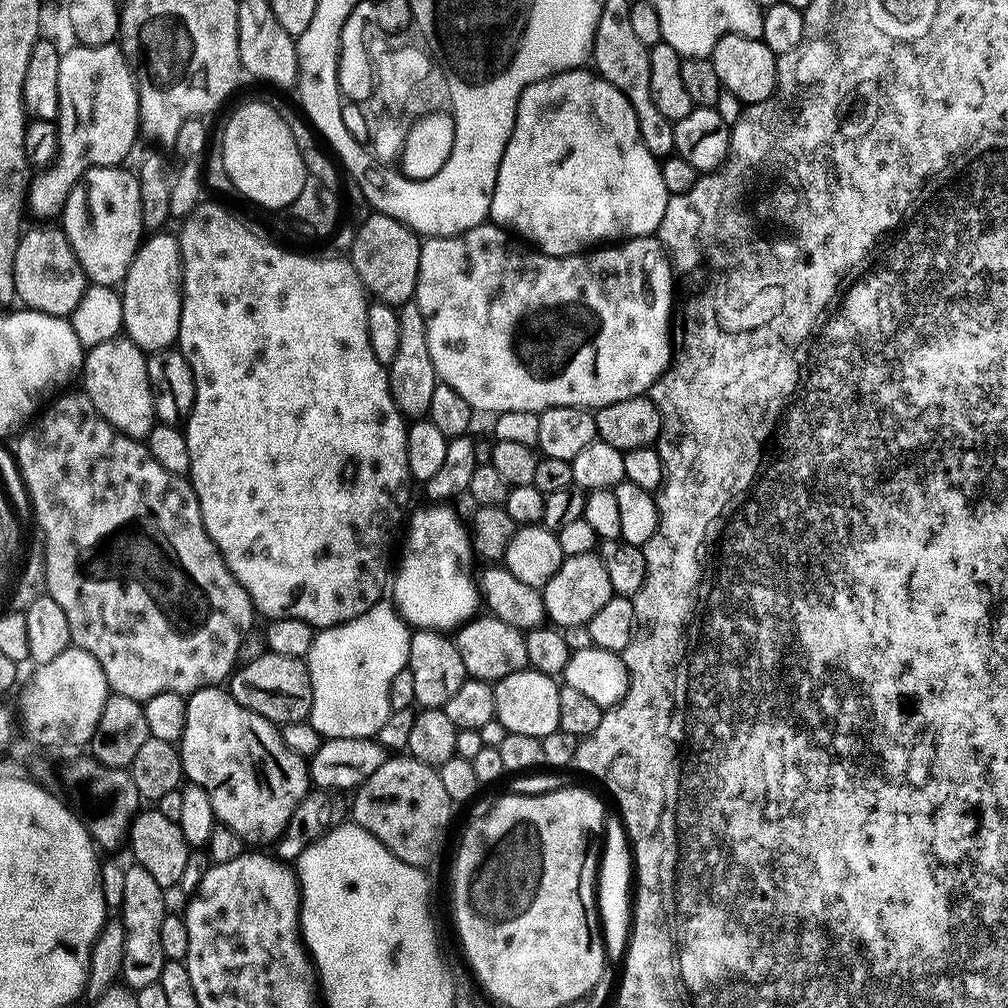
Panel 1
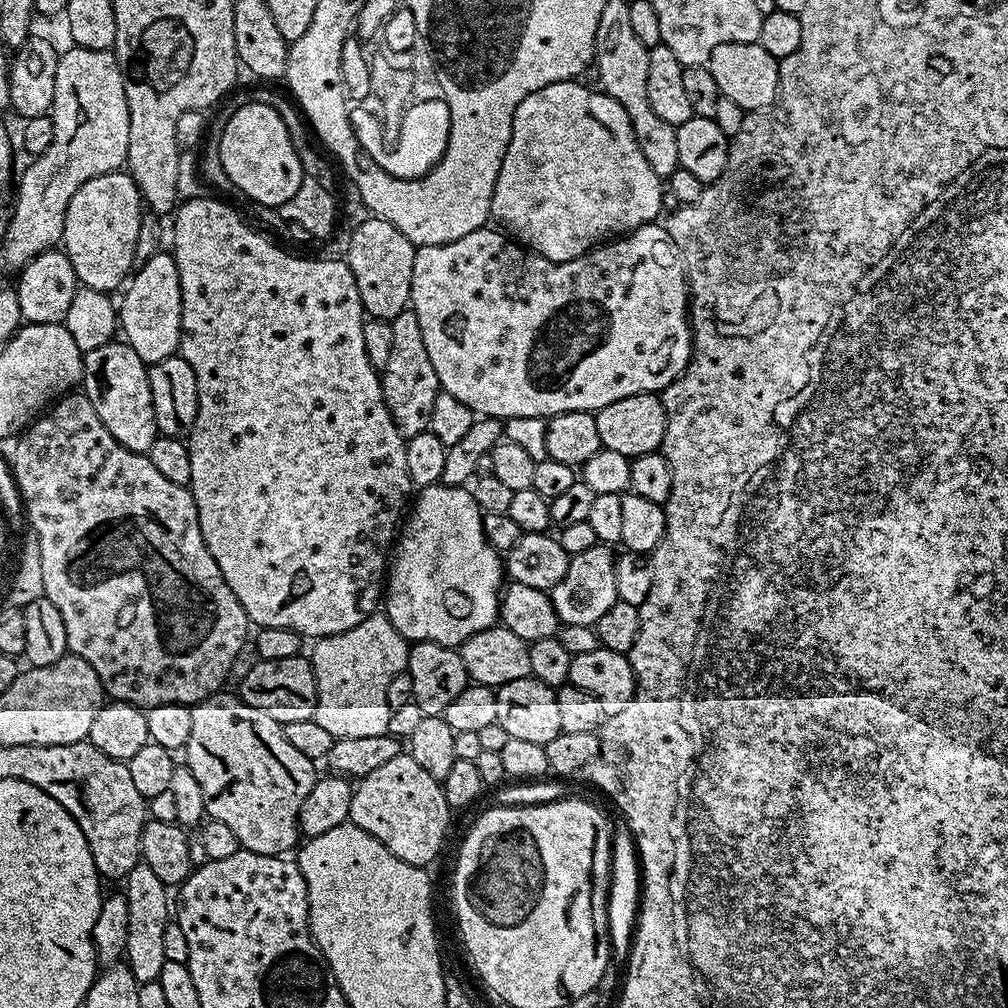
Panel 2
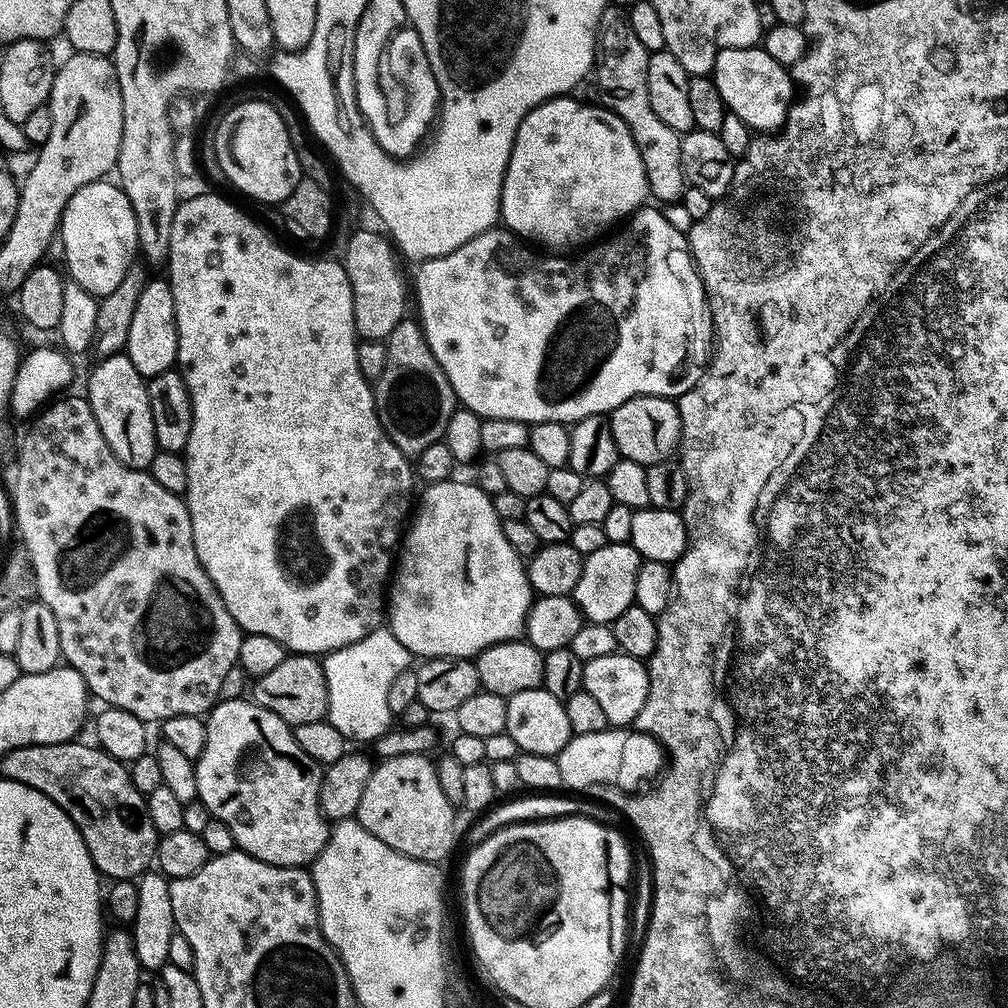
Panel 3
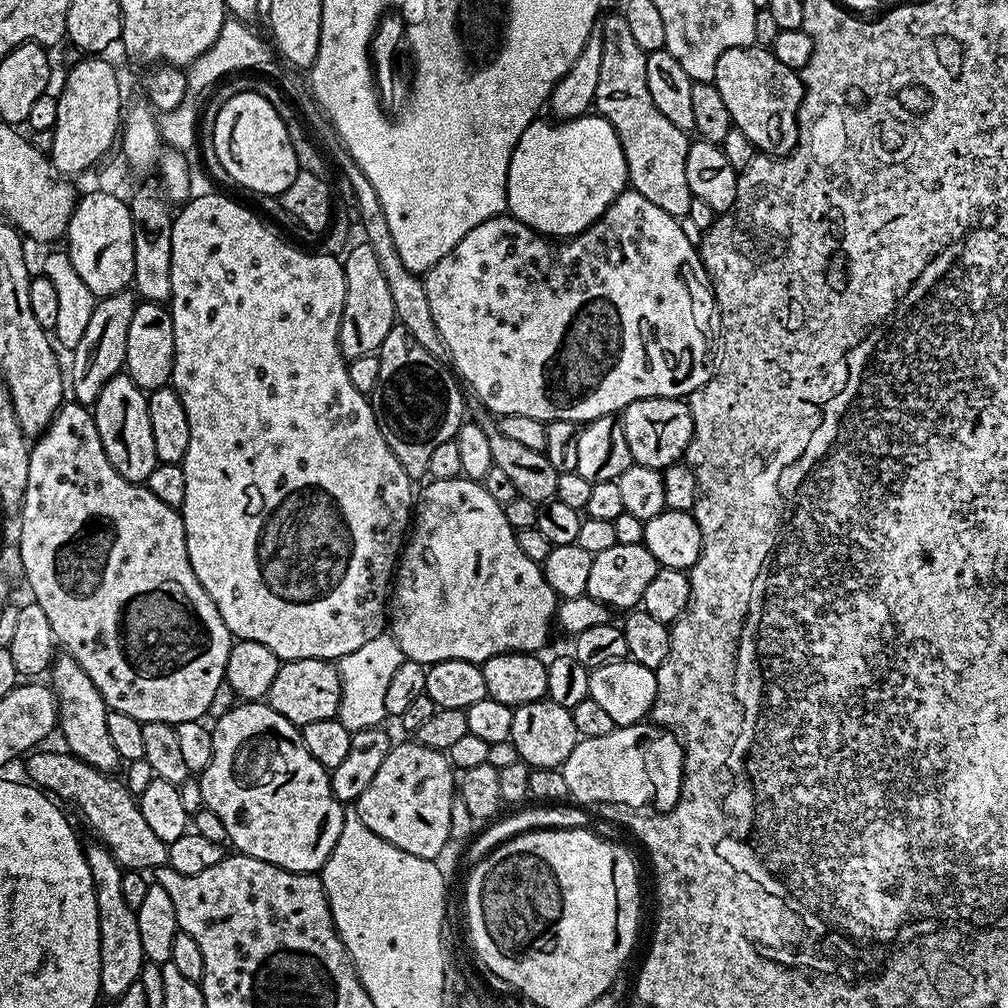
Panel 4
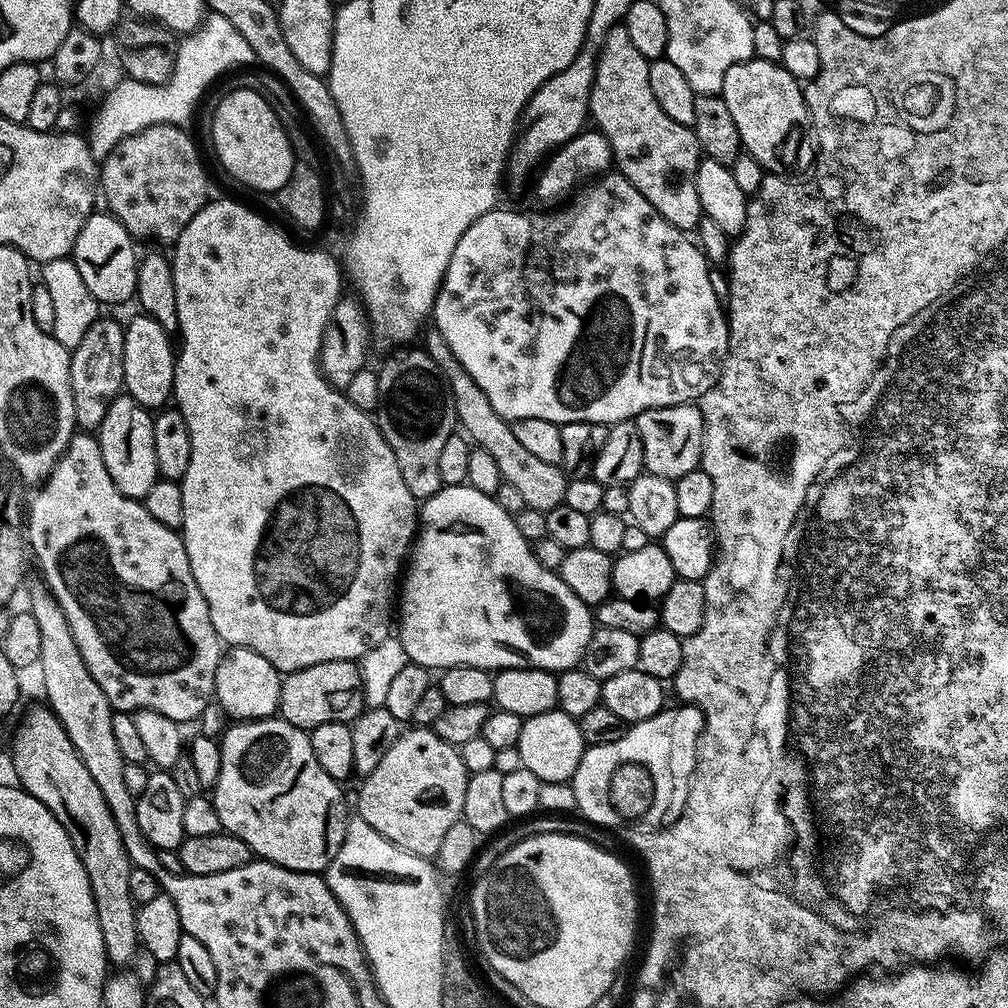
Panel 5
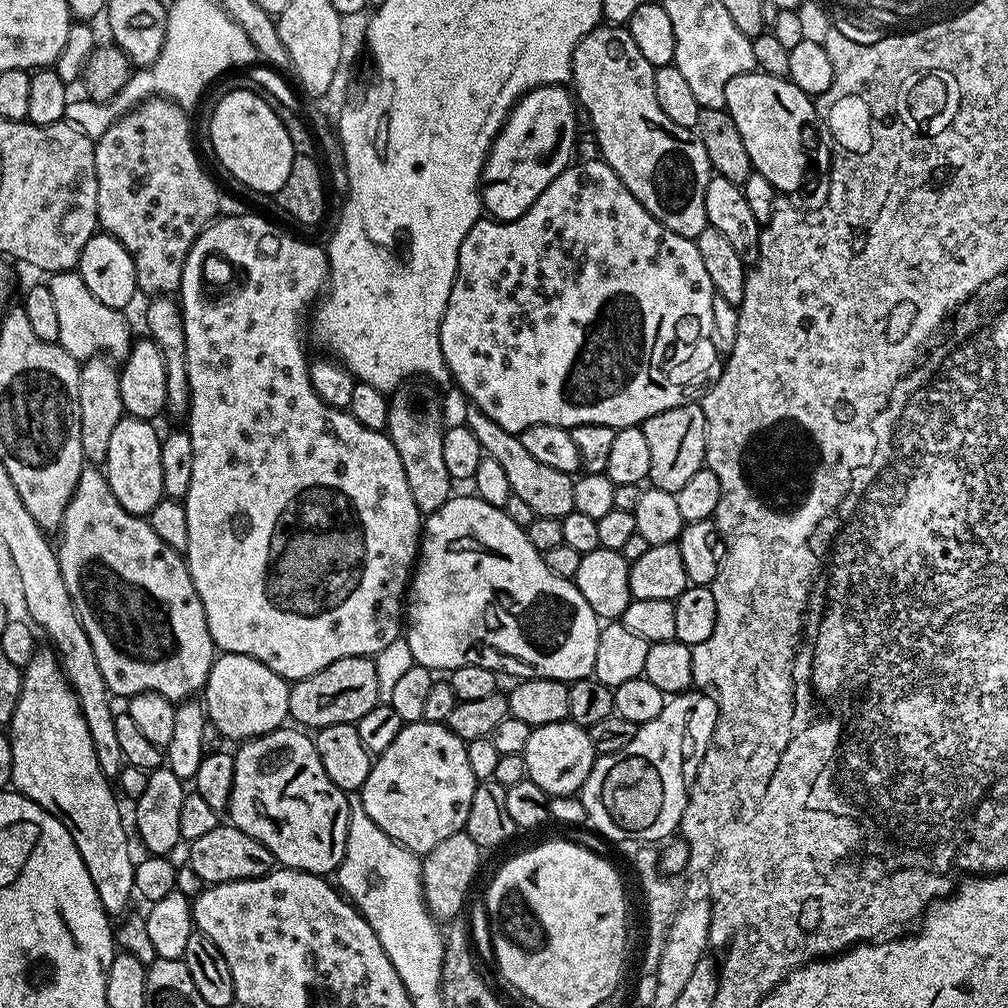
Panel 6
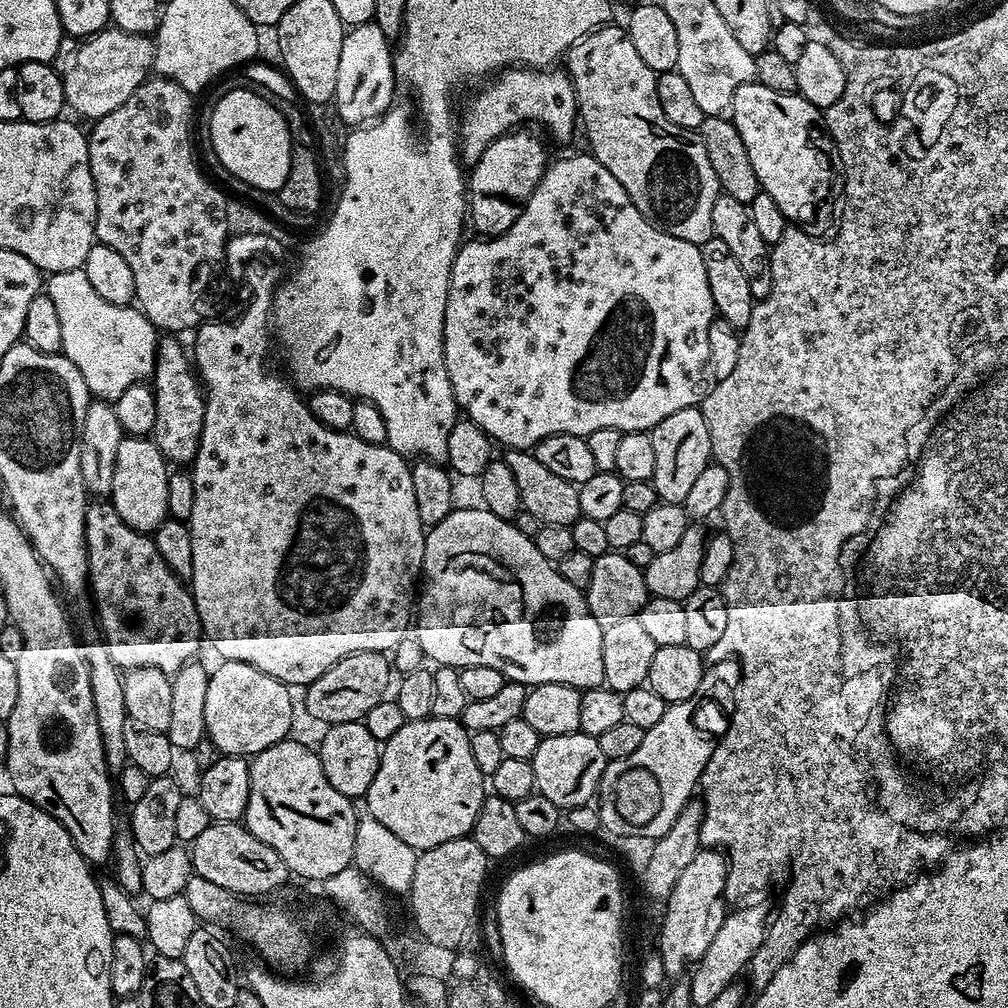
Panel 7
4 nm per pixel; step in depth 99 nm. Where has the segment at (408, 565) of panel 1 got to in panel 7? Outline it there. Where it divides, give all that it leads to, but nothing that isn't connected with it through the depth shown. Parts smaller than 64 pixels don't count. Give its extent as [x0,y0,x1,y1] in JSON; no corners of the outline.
[414,506,604,689]

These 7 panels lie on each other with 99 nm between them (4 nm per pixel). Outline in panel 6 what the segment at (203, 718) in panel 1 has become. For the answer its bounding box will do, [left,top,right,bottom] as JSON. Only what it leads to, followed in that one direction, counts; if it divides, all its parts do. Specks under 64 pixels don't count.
[227,726,348,873]

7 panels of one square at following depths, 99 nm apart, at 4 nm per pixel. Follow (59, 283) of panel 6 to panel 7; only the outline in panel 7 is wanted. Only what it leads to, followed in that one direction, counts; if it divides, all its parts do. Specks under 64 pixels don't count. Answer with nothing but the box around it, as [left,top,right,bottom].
[46,268,158,402]

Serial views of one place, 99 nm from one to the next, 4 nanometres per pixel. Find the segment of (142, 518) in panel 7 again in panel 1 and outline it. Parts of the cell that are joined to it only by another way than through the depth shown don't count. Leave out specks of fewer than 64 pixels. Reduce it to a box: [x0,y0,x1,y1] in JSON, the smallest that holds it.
[82,335,158,441]

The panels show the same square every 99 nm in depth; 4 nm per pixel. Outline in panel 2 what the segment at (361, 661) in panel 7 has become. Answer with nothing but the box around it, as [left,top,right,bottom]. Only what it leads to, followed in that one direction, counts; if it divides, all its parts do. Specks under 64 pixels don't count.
[238,655,318,725]

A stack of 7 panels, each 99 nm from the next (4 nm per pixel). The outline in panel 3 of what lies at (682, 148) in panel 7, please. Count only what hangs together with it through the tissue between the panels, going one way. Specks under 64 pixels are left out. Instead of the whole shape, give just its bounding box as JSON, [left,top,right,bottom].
[594,2,686,201]

